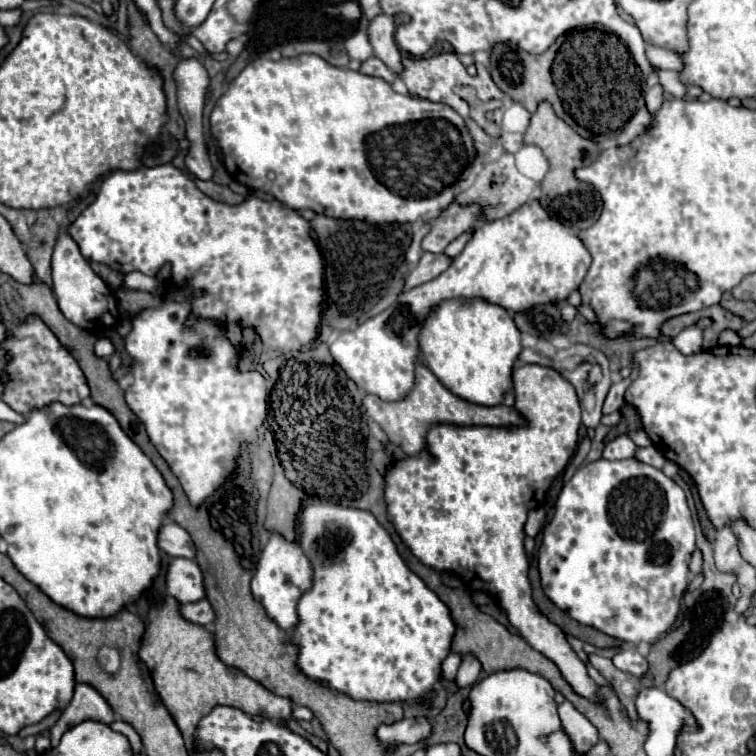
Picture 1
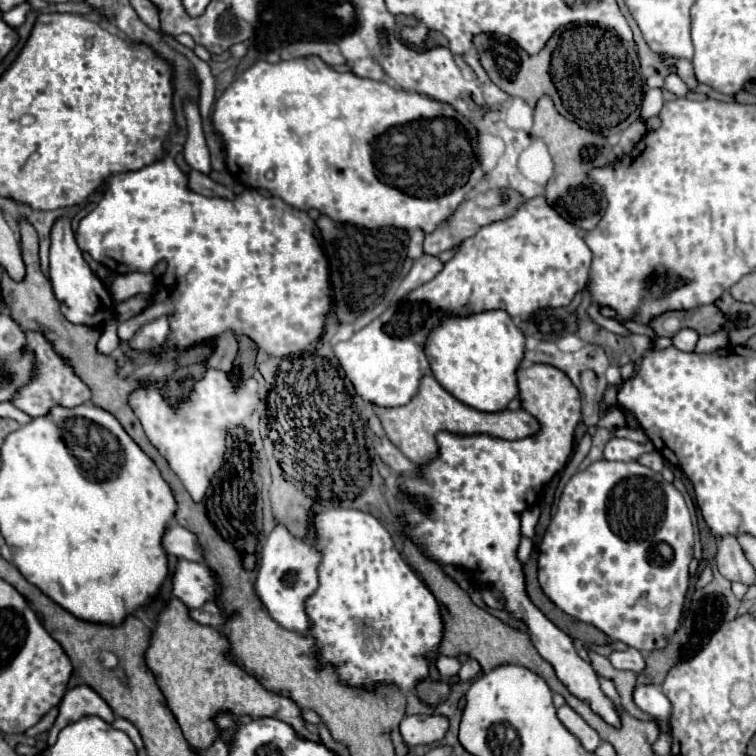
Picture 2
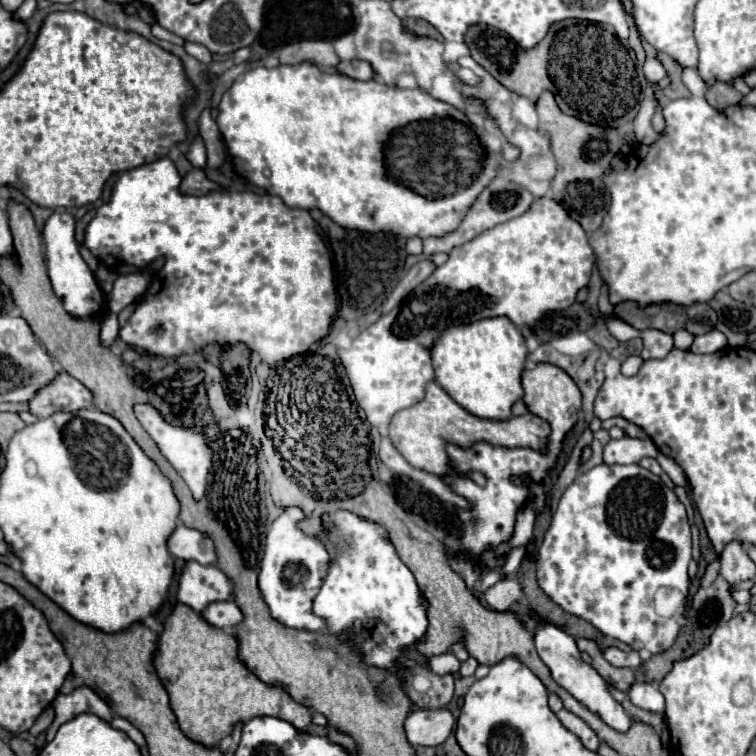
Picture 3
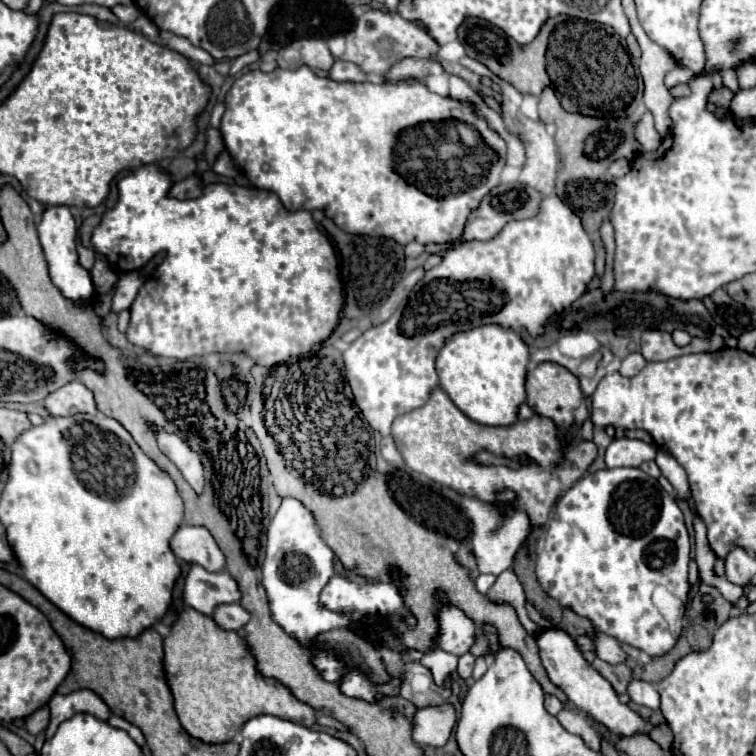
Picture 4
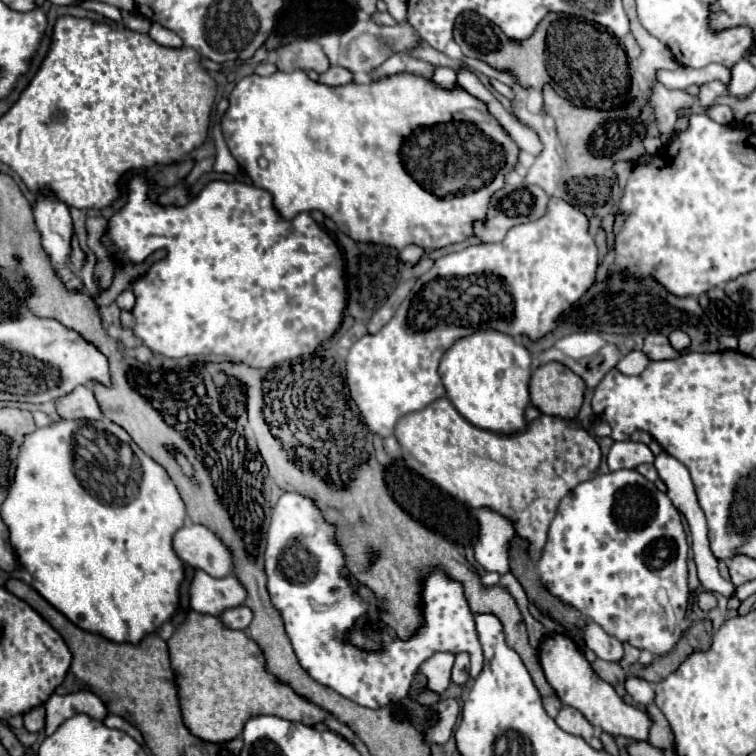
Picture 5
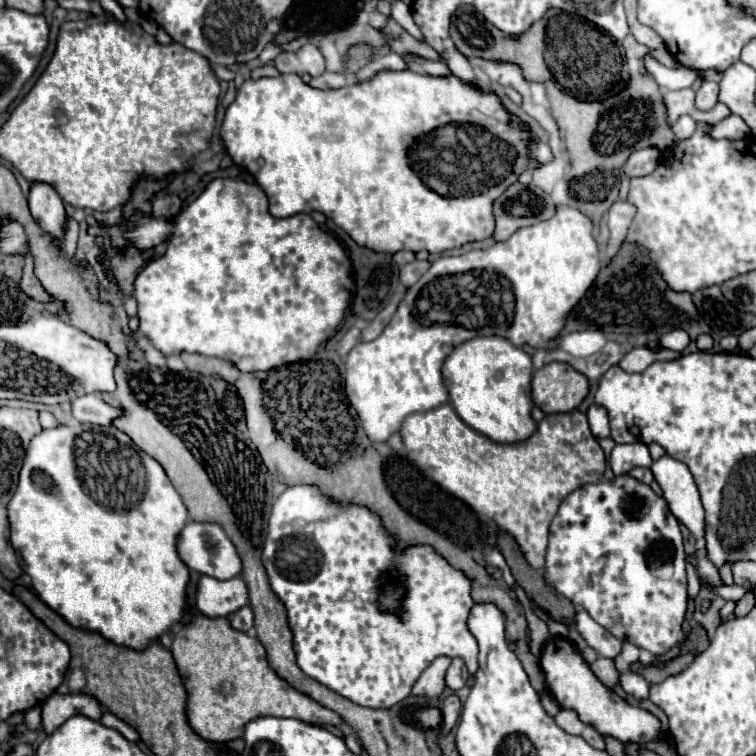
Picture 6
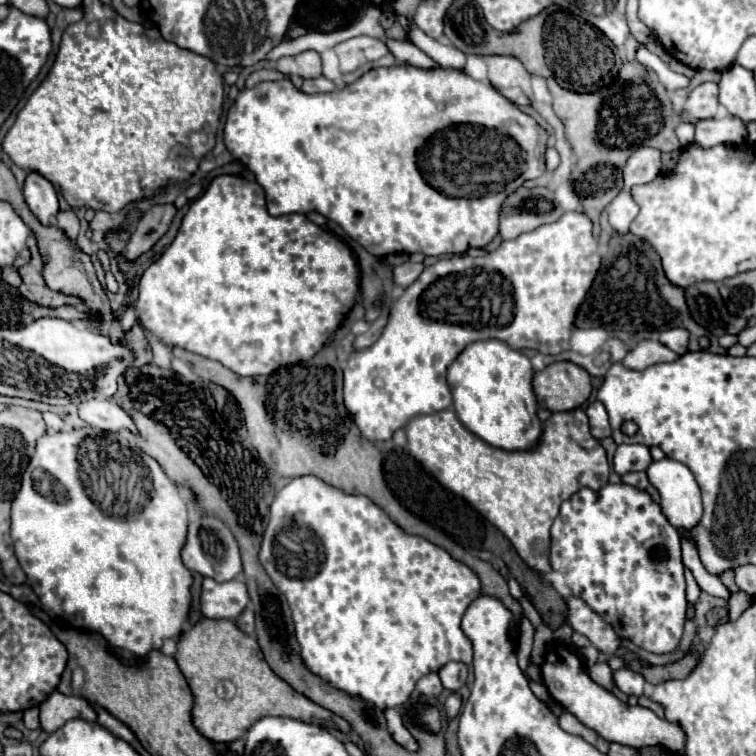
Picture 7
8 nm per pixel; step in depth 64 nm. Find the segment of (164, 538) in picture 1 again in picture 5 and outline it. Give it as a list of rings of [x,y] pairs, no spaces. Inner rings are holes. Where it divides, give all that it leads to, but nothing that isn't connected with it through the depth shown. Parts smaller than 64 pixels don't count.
[[[188,522],[182,526],[172,540],[174,552],[182,562],[192,568],[200,568],[210,576],[232,574],[232,554],[214,536],[214,532],[202,524]]]

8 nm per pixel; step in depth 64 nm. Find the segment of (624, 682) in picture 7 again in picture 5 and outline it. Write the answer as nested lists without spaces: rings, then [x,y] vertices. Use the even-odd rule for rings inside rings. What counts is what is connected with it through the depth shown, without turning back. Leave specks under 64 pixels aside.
[[[628,676],[626,680],[626,692],[634,698],[634,702],[638,704],[652,704],[654,702],[654,688],[650,682],[636,678],[636,676]]]

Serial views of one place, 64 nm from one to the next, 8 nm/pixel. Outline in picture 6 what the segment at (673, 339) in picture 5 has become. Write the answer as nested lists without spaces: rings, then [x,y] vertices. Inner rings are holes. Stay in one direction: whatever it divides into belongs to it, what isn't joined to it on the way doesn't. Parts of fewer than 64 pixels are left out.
[[[672,330],[672,332],[668,332],[668,334],[664,334],[660,338],[660,344],[664,348],[676,350],[676,352],[682,352],[688,346],[688,342],[690,342],[690,338],[688,338],[688,334],[684,330]]]

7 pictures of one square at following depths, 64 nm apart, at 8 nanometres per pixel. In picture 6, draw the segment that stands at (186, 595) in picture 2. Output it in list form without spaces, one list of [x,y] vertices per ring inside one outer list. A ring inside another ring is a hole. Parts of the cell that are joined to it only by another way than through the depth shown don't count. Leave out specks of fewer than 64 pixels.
[[[200,576],[196,592],[196,608],[210,616],[230,616],[238,608],[248,604],[248,590],[240,576],[230,580],[216,580],[210,576]]]

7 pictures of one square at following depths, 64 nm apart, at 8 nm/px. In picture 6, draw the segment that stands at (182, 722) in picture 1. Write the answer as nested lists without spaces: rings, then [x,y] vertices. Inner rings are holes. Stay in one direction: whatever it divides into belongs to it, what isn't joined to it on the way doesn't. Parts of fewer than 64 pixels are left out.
[[[196,614],[194,620],[190,624],[186,624],[172,638],[170,652],[172,652],[176,668],[180,672],[182,684],[184,684],[184,688],[188,692],[188,700],[186,700],[188,724],[200,738],[204,738],[208,742],[230,742],[230,740],[236,740],[236,738],[240,738],[244,734],[244,726],[250,720],[260,718],[260,716],[296,718],[296,720],[302,720],[306,724],[316,724],[316,726],[338,726],[342,722],[336,712],[316,704],[312,698],[296,692],[286,680],[278,678],[276,672],[266,662],[264,646],[256,638],[234,630],[230,626],[230,622],[228,622],[228,618],[208,618],[208,616]],[[222,682],[232,684],[232,692],[230,694],[222,694],[220,692],[220,684]]]

